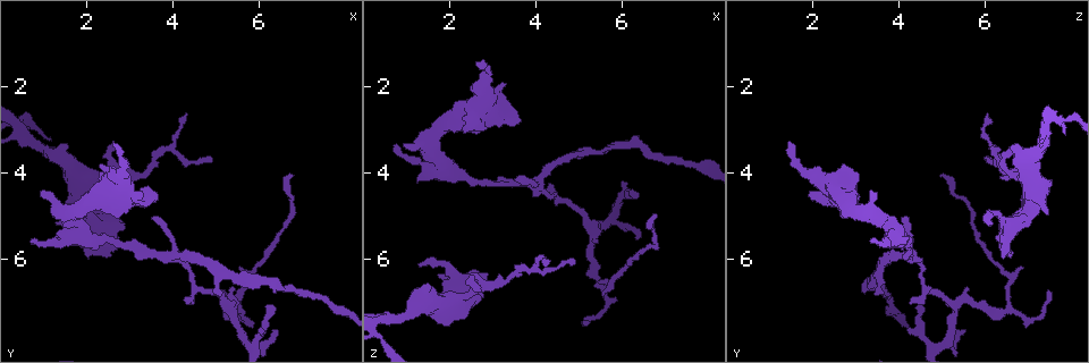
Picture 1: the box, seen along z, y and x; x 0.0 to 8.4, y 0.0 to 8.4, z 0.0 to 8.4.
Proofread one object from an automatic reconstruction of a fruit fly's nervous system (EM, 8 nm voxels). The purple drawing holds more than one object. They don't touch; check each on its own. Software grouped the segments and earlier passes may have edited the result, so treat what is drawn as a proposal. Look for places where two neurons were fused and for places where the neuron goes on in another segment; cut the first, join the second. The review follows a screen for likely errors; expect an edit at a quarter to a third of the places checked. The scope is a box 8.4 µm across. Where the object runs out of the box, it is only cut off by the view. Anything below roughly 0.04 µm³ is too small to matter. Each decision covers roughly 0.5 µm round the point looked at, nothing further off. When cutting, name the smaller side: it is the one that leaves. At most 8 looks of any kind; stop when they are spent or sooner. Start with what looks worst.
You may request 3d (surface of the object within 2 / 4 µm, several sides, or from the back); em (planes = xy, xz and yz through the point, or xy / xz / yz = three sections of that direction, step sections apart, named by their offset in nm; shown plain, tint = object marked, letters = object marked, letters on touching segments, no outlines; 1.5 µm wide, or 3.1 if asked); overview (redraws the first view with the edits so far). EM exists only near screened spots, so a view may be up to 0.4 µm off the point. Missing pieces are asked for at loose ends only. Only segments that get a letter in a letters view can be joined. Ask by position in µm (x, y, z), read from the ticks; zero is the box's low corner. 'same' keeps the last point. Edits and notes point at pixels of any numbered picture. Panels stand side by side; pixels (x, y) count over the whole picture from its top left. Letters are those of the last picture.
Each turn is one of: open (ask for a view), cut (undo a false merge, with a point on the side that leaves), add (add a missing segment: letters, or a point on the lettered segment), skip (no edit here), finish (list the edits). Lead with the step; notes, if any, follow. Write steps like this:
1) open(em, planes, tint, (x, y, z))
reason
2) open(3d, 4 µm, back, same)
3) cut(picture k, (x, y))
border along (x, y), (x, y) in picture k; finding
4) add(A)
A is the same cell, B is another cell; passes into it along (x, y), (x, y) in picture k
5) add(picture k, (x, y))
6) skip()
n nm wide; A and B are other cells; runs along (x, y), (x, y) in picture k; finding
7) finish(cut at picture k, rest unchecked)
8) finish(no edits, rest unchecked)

open(3d, 4 µm, (3.95, 5.95, 4.20))
three arms meet

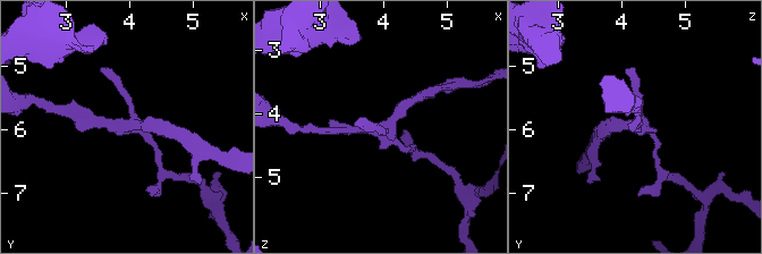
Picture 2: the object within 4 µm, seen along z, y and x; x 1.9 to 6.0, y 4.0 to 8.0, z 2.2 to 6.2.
open(em, planes, letters, (4.05, 5.90, 4.25))

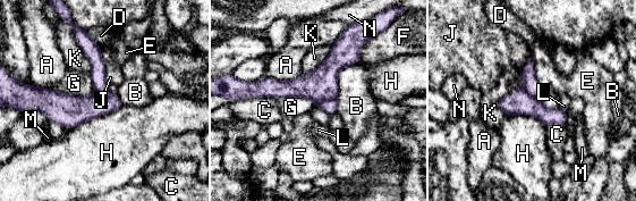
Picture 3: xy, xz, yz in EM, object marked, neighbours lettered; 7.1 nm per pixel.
cut(picture 3, (531, 84))
A, B, C, D, E, F, G, H, J, K, L, M and N are other cells; border along (524, 88), (542, 102) in picture 3; a second neuron is stuck on

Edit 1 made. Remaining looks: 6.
open(overview)

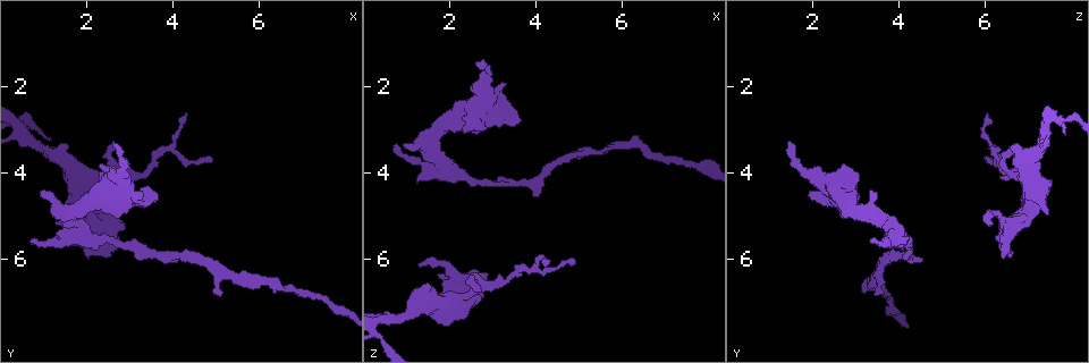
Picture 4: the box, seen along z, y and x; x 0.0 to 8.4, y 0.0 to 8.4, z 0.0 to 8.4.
open(em, planes, letters, (0.75, 5.60, 3.35))
free end

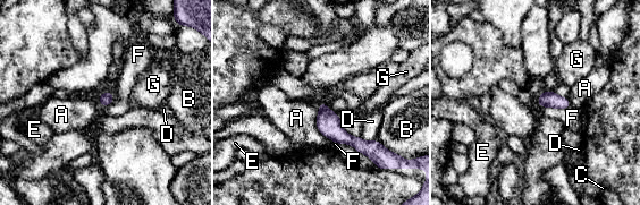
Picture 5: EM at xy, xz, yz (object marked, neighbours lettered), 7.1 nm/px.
skip()
A, B, C, D, E, F and G are other cells; border along (537, 104), (555, 108), (571, 107) in picture 5; none of them fits

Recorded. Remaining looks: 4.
open(em, yz, step 8, letters, (4.30, 2.65, 6.10))
free end

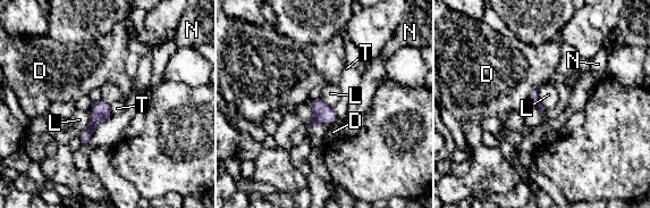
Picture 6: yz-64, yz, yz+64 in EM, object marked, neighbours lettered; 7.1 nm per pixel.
open(em, planes, letters, same)
another direction

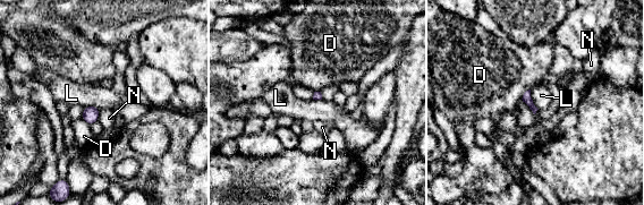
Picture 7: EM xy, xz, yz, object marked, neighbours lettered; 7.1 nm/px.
skip()
D, L and N are other cells; border along (530, 90), (532, 101), (539, 109) in picture 7; no lettered segment goes on from it

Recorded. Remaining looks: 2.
finish(cut at picture 3, rest unchecked)

